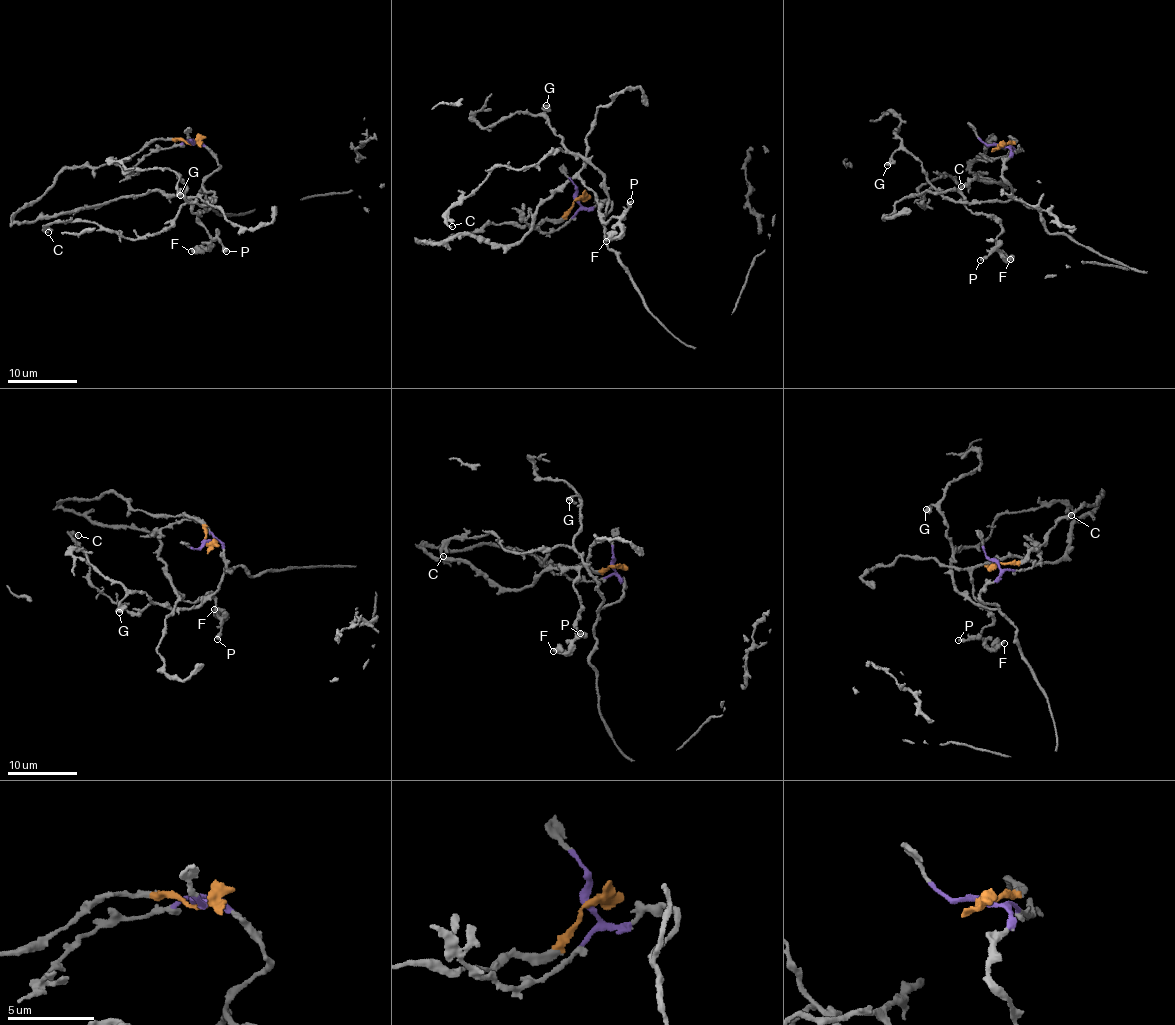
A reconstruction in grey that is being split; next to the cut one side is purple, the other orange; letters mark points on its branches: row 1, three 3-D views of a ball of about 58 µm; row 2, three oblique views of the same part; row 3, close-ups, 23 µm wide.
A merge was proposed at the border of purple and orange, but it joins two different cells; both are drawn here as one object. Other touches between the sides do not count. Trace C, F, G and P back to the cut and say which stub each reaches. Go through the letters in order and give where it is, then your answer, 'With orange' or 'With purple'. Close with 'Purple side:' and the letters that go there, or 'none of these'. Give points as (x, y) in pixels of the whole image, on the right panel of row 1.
C: Place: (961, 186). With purple
F: Place: (1010, 259). With orange
G: Place: (887, 165). With purple
P: Place: (980, 260). With orange
Purple side: C, G

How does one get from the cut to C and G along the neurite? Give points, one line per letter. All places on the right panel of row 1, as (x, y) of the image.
C: (998, 146), (1010, 150), (1006, 202), (951, 201), (934, 187), (920, 204), (918, 191), (942, 172), (961, 186)
G: (998, 146), (1010, 150), (1002, 172), (1012, 192), (1006, 202), (951, 201), (901, 149), (887, 166)

